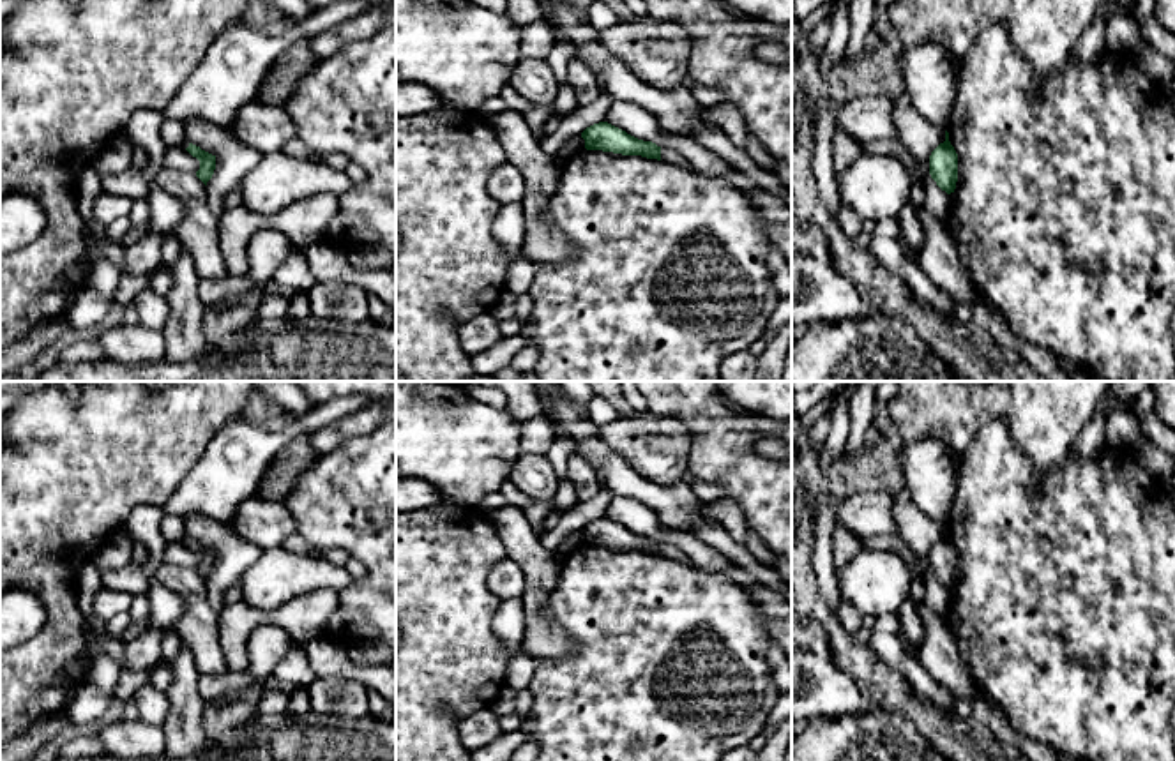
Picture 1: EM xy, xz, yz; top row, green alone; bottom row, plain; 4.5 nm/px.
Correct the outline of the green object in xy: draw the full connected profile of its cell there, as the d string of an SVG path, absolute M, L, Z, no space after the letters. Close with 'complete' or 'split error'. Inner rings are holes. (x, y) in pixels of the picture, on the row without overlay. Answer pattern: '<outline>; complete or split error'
M189 539L186 546L200 556L200 565L196 567L196 572L207 581L207 577L212 574L216 565L216 551L201 546L193 539Z; complete

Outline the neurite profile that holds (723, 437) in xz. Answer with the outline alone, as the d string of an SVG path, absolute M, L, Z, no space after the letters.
M636 381L645 411L680 420L691 434L689 471L696 480L719 484L742 509L749 530L779 556L792 560L792 459L776 461L754 452L763 438L777 436L792 447L792 420L779 422L730 403L717 381Z

